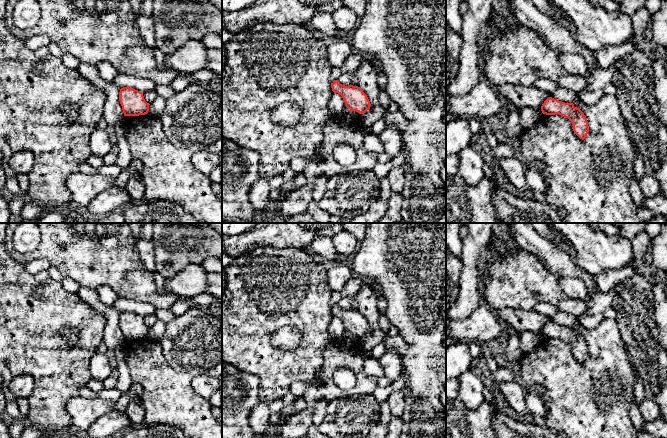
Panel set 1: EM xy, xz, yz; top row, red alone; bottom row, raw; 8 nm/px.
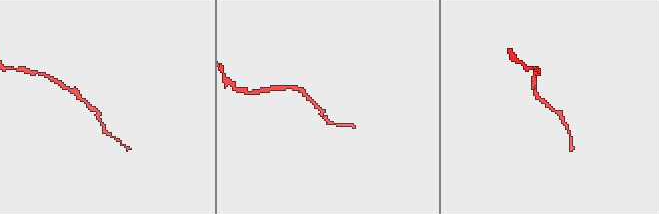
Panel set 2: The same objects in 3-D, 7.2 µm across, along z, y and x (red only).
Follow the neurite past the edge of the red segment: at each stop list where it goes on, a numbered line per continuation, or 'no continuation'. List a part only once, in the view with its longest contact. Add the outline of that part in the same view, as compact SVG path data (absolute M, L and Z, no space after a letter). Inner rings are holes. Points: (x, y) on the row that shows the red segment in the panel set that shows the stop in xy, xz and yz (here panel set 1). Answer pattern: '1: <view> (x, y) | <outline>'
no continuation

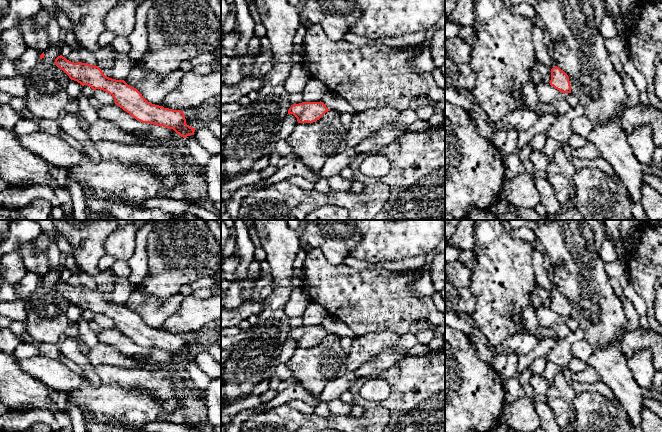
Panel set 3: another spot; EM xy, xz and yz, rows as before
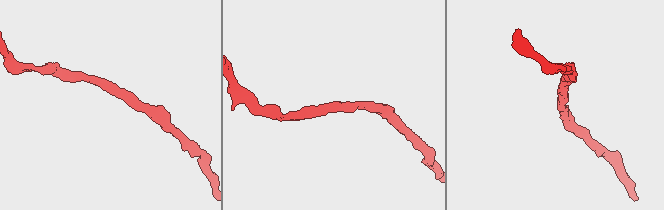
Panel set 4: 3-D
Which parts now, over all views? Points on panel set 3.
no continuation

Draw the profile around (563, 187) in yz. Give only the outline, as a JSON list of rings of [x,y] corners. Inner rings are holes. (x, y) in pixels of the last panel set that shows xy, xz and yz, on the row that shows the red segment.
[[[554,160],[548,165],[545,178],[552,185],[560,204],[571,204],[574,197],[574,182],[563,174],[560,166]]]

